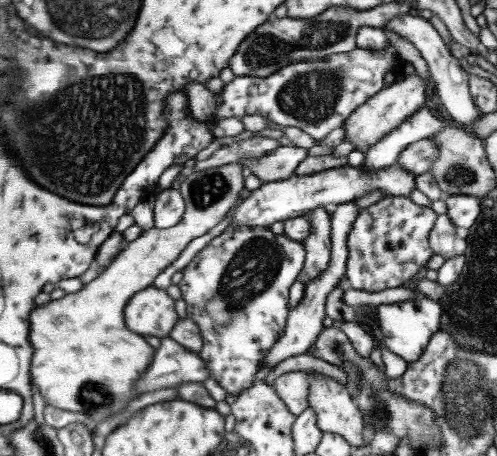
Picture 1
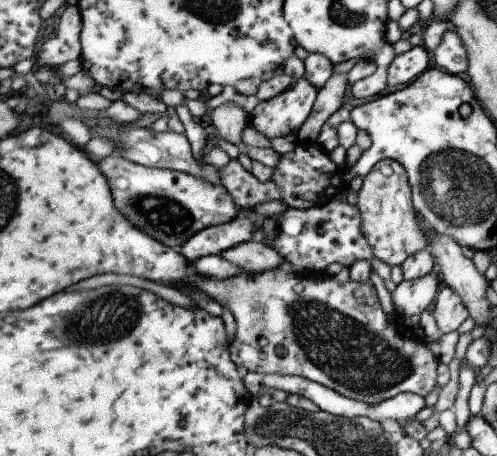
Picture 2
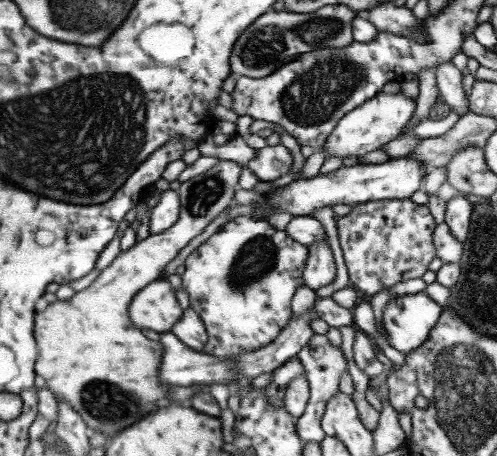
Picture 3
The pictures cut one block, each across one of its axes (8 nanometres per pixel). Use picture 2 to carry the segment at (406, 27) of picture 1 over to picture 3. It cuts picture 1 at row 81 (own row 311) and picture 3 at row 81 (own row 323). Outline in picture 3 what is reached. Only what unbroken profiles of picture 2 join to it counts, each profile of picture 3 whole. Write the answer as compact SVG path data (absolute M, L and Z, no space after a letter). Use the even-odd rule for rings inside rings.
M445 60L433 66L431 70L435 74L439 98L443 100L443 104L447 104L451 112L455 112L459 118L465 116L469 112L469 100L465 98L465 90L461 84L463 82L461 66L453 60Z

